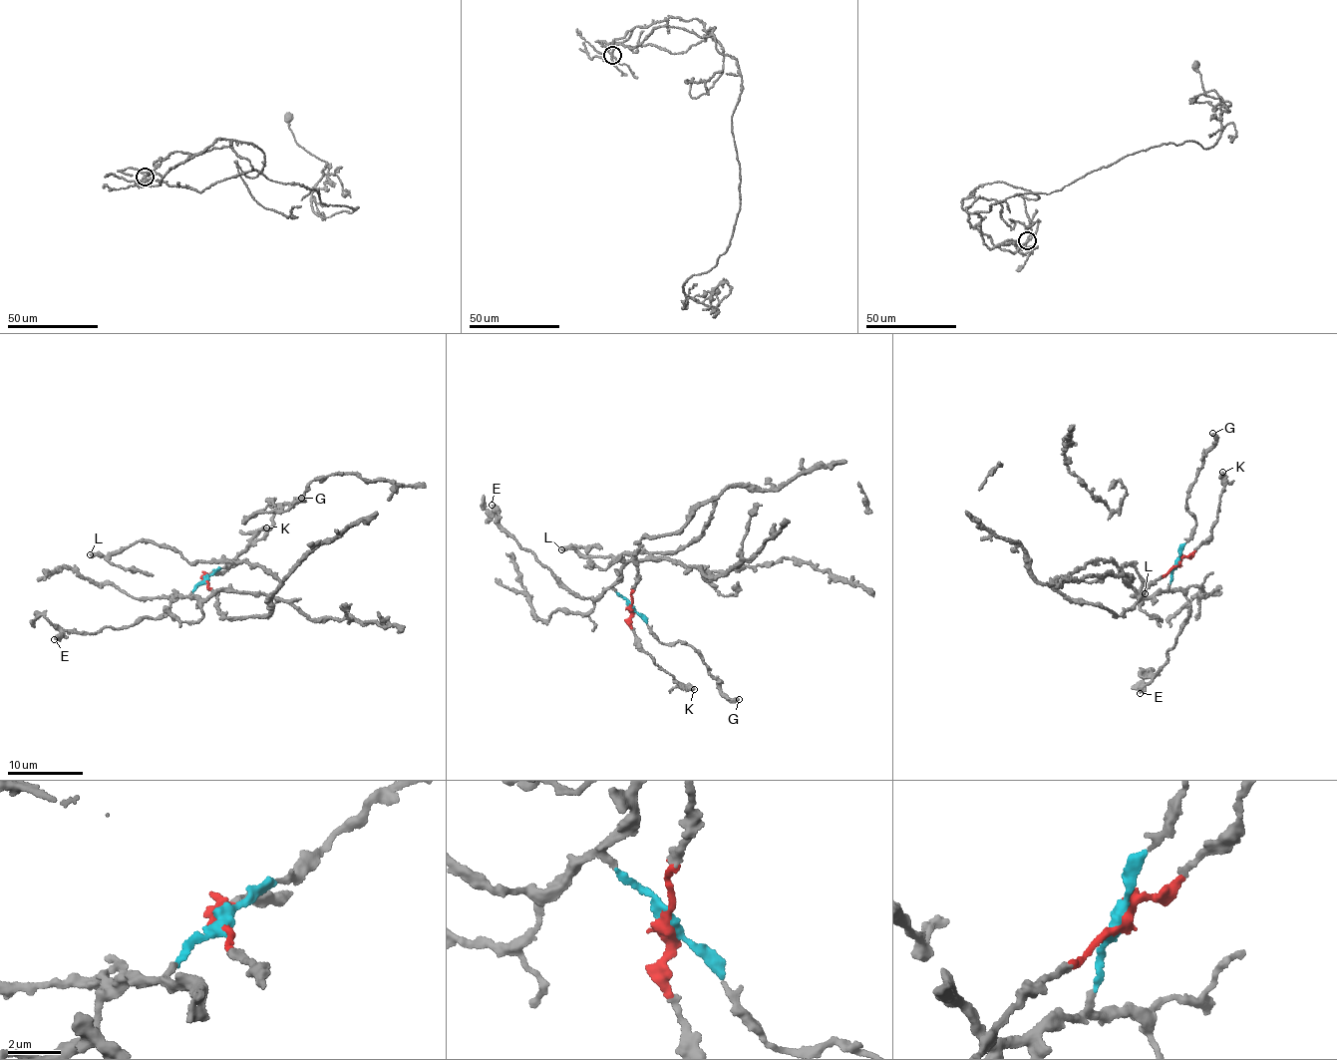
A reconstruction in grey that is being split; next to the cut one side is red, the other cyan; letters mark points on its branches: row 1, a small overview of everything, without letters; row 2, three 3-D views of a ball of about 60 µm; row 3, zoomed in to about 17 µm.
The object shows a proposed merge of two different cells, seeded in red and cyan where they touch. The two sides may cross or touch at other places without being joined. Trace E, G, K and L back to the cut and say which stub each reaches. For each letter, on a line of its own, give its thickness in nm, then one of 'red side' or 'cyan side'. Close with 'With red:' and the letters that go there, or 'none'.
E: 500 nm | cyan side
G: 400 nm | cyan side
K: 420 nm | red side
L: 380 nm | red side
With red: K, L

